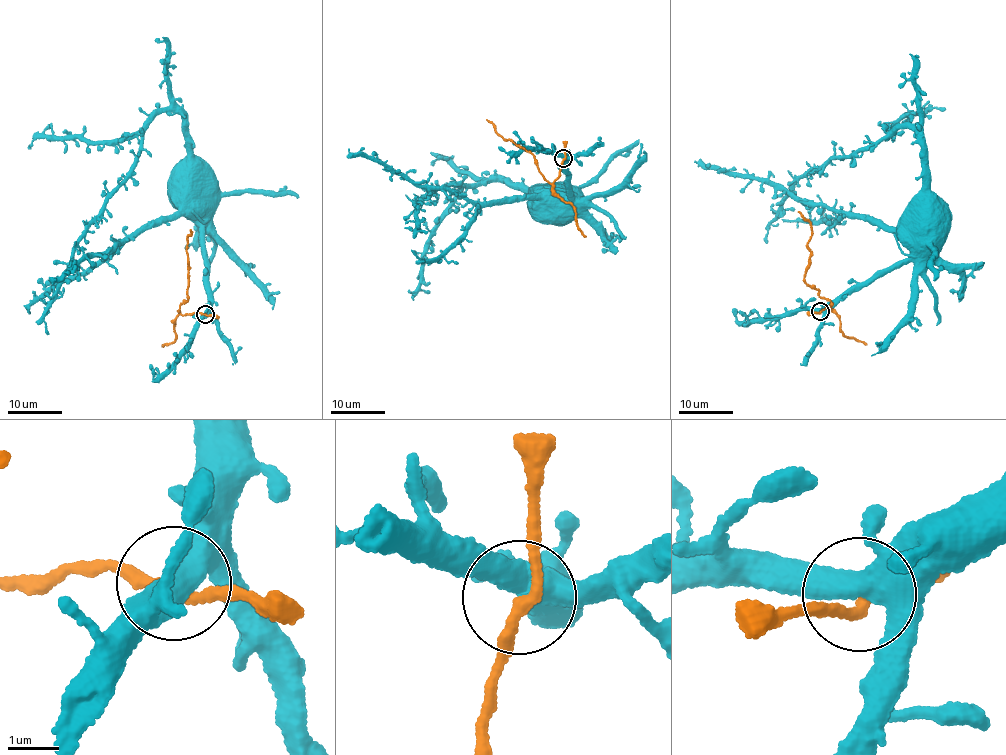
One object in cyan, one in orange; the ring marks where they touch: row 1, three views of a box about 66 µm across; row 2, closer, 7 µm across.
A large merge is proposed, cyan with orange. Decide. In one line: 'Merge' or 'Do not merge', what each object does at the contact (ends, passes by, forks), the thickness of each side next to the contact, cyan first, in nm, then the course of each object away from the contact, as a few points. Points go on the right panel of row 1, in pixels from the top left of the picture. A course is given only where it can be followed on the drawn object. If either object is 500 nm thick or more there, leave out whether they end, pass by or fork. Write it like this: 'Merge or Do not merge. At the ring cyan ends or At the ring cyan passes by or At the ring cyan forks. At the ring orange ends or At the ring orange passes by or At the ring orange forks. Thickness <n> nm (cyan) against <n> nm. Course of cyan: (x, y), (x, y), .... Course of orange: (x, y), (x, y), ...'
Merge. At the ring cyan passes by. At the ring orange passes by. Thickness 480 nm (cyan) against 220 nm. Course of cyan: (820, 310), (908, 257), (910, 231), (918, 220). Course of orange: (820, 311), (828, 308), (830, 303), (804, 280), (812, 227), (798, 211)

